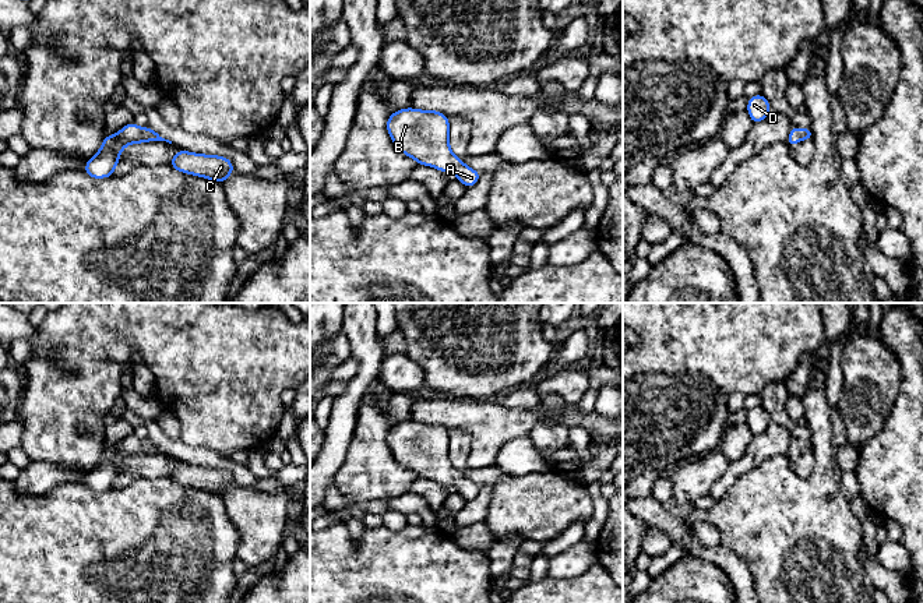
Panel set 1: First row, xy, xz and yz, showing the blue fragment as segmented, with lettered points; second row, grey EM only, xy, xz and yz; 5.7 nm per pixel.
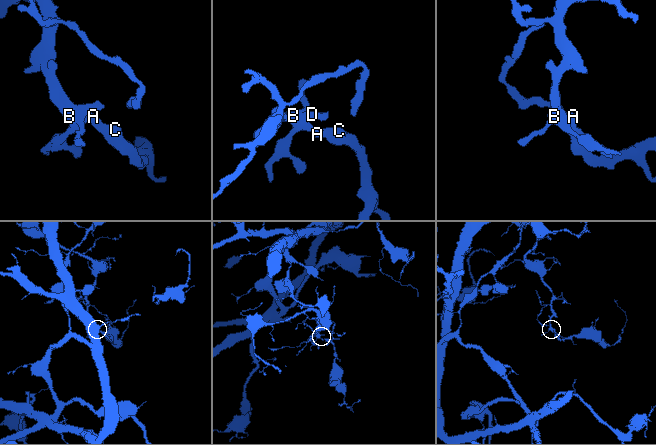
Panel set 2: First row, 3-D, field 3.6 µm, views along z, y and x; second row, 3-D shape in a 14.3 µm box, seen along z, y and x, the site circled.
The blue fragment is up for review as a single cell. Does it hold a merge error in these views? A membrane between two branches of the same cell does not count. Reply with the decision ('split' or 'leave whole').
leave whole

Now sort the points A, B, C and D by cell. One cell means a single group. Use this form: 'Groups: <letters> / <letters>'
Groups: A B C D

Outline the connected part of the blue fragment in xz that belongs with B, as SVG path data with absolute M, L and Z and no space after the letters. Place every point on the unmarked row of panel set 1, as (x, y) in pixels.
M405 420L390 427L385 442L392 456L418 477L443 486L454 484L466 501L476 498L482 484L464 476L450 461L450 430L438 423Z

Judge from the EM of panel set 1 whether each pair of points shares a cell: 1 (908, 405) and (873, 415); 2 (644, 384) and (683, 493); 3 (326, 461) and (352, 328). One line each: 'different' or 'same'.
1: different
2: different
3: same

